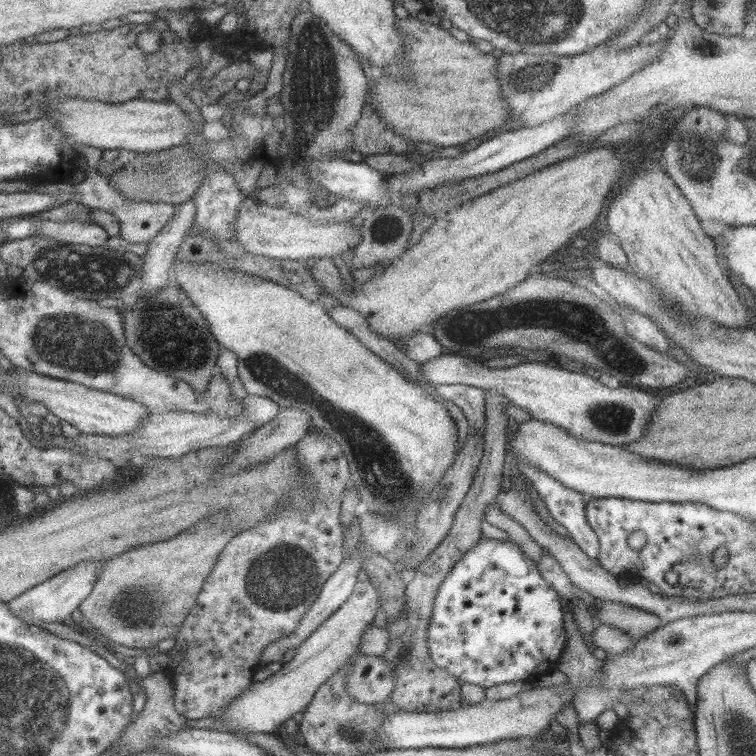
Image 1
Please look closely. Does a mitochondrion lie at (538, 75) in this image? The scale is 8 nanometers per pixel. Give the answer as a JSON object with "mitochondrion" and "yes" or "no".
{"mitochondrion":"yes"}

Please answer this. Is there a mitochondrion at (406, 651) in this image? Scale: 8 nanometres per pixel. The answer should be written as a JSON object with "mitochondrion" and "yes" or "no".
{"mitochondrion":"yes"}

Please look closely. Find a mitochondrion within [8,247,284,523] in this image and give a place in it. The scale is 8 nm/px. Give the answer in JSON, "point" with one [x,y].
{"point":[75,343]}

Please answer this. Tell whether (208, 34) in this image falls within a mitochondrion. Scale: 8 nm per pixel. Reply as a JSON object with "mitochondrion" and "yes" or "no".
{"mitochondrion":"no"}

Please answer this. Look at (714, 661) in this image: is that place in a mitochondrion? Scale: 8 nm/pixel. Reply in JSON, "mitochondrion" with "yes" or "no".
{"mitochondrion":"no"}

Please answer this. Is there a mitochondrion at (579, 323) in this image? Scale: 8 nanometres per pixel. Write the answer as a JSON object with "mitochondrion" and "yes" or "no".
{"mitochondrion":"yes"}

